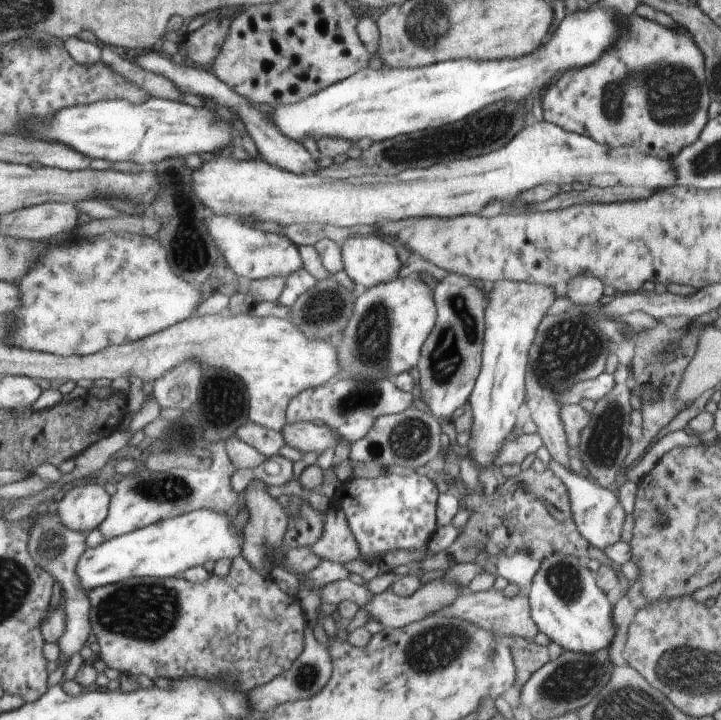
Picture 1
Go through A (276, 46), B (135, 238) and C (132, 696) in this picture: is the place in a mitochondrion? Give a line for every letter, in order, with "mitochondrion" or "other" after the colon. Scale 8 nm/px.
A: other
B: other
C: other

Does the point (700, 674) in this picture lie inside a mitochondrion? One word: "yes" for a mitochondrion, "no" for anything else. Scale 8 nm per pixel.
yes

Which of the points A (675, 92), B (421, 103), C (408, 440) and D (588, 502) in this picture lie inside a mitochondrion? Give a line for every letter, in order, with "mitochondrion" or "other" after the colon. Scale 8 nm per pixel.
A: mitochondrion
B: other
C: mitochondrion
D: other

